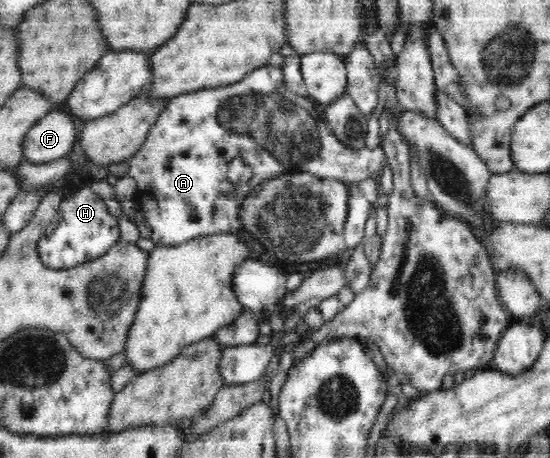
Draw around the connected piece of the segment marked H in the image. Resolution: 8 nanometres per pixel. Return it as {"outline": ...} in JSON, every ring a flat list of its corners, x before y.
{"outline":[[88,186,78,189,72,196,61,201,58,214,45,227,37,252,46,268,70,269,96,260,107,253,119,240,118,217,110,215,106,203]]}

